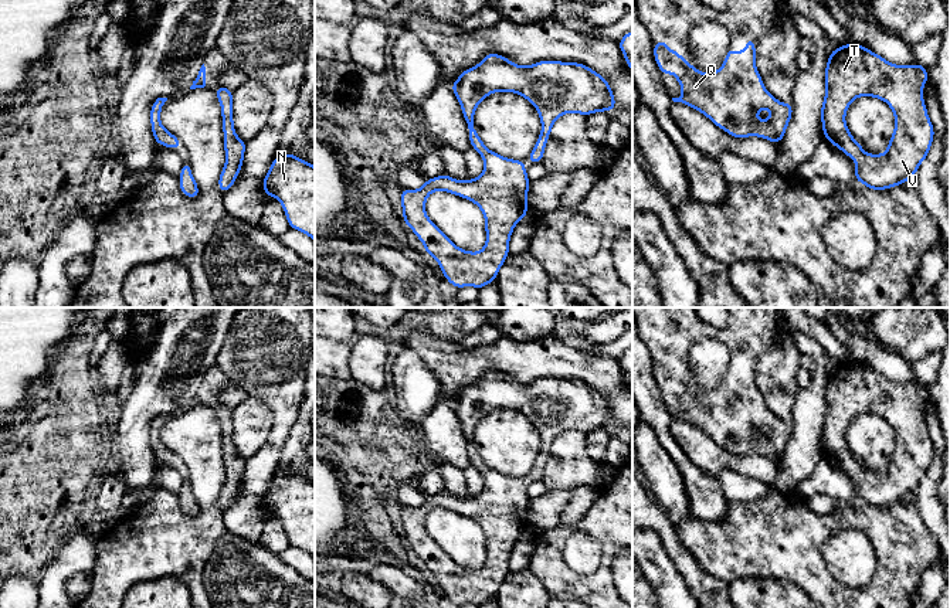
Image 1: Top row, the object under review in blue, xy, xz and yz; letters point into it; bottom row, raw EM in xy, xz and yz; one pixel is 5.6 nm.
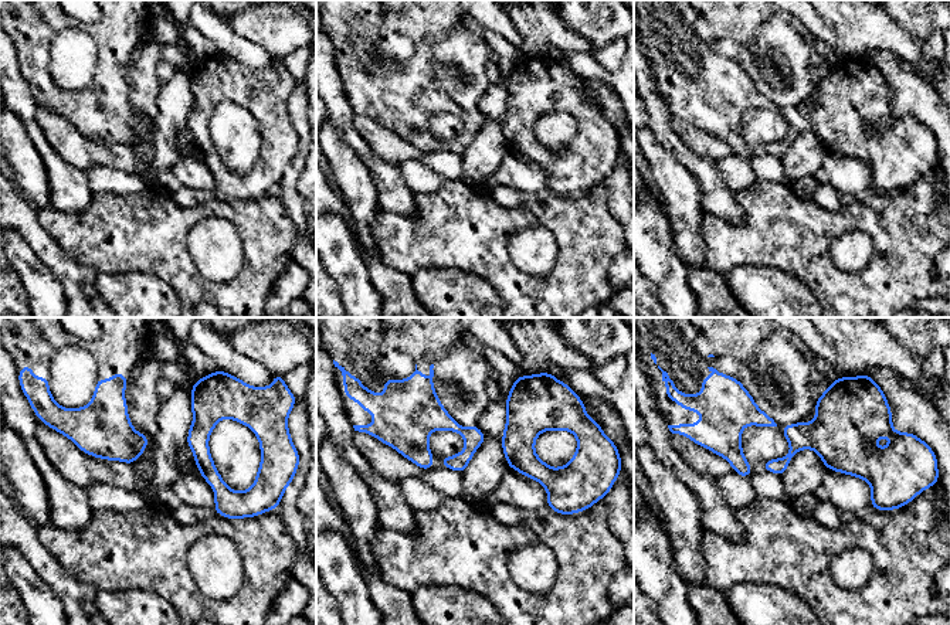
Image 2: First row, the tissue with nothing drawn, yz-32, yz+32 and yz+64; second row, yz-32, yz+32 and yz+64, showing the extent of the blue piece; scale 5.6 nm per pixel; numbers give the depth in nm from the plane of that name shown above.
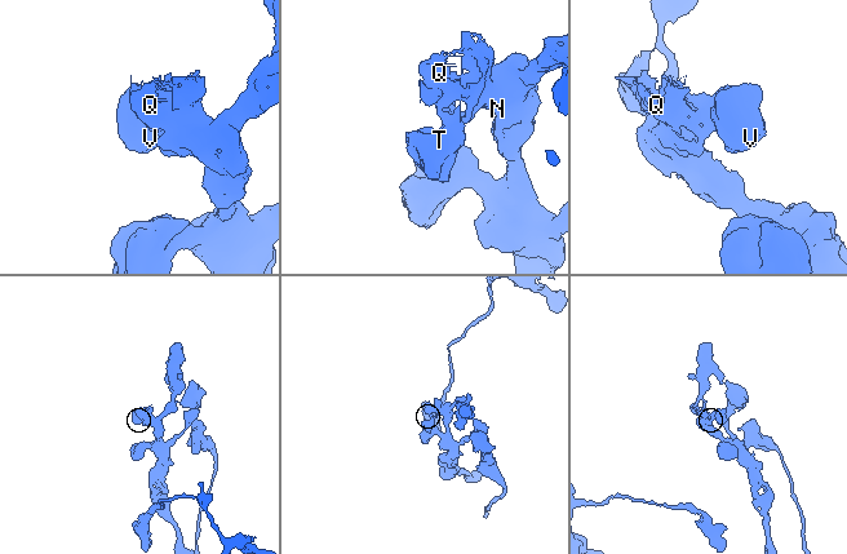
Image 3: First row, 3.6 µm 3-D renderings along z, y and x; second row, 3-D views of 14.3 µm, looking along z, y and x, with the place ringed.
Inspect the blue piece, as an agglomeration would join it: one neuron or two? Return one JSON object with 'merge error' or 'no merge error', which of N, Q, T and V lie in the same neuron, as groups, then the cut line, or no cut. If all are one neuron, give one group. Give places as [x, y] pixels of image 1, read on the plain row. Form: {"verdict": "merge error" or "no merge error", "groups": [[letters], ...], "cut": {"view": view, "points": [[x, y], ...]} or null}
{"verdict": "no merge error", "groups": [["N", "Q", "T", "V"]], "cut": null}

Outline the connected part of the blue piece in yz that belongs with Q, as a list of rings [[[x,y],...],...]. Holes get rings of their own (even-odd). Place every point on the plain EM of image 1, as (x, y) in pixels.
[[[751,354],[746,357],[746,366],[742,370],[729,364],[723,383],[715,390],[699,390],[676,367],[666,366],[666,357],[652,363],[654,374],[659,388],[665,393],[674,391],[682,405],[681,415],[672,415],[674,420],[685,421],[709,435],[717,445],[736,456],[759,454],[773,461],[780,461],[793,434],[793,421],[777,418],[766,407],[763,397],[756,385],[756,361]],[[769,427],[771,434],[767,438],[759,438],[757,429]]]

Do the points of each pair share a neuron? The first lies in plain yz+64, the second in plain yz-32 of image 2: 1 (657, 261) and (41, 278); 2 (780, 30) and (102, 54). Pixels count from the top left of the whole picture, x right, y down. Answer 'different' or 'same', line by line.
1: same
2: different

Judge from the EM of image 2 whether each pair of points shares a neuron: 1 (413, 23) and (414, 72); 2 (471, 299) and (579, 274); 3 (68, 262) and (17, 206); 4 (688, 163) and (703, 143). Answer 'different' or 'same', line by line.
1: same
2: different
3: same
4: different

